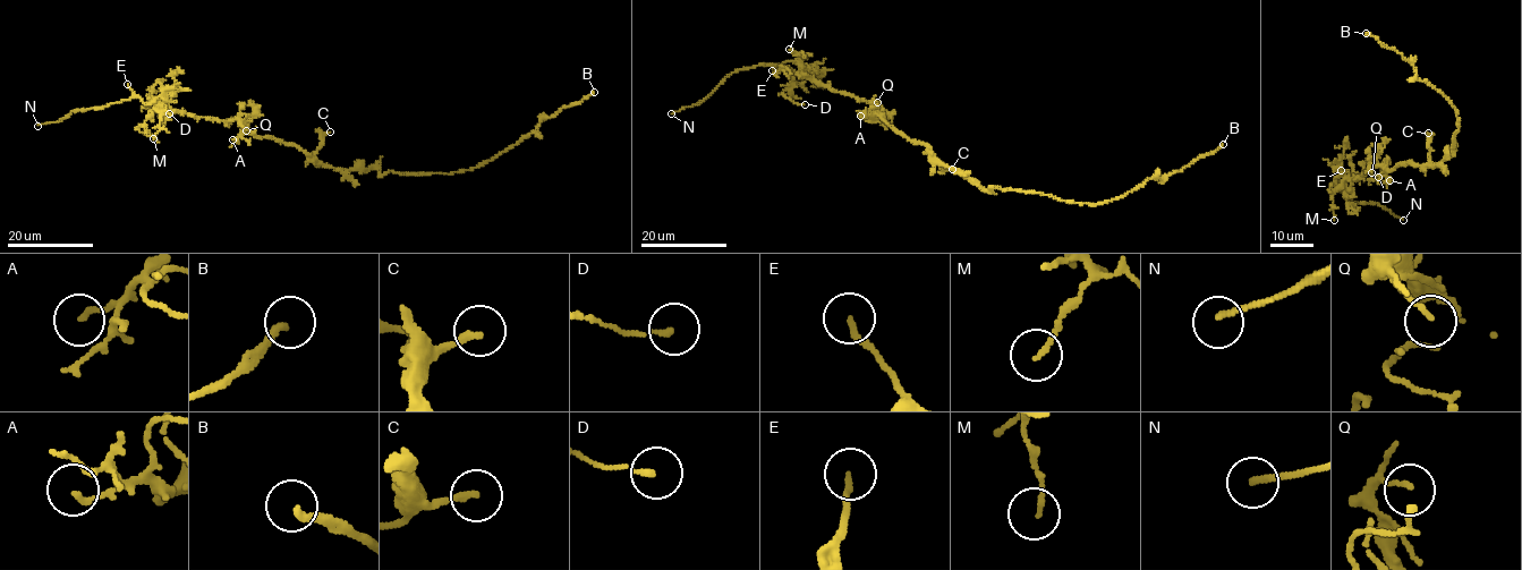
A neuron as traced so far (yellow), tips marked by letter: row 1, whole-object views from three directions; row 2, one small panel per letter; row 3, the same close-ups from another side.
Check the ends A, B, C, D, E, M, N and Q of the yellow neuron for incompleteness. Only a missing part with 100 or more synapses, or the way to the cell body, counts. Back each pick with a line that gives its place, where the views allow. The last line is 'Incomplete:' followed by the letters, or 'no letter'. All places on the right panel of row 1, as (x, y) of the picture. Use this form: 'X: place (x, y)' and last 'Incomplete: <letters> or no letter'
N: place (1403, 220)
Incomplete: N

